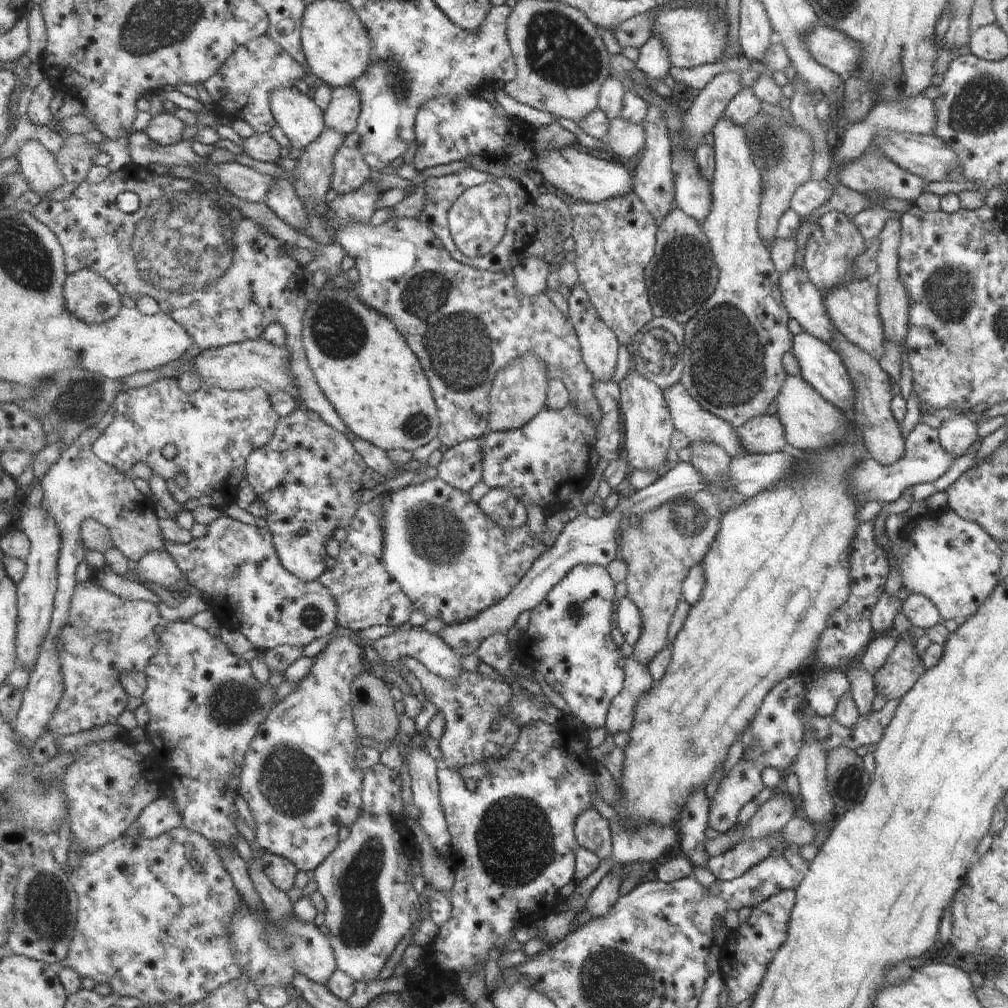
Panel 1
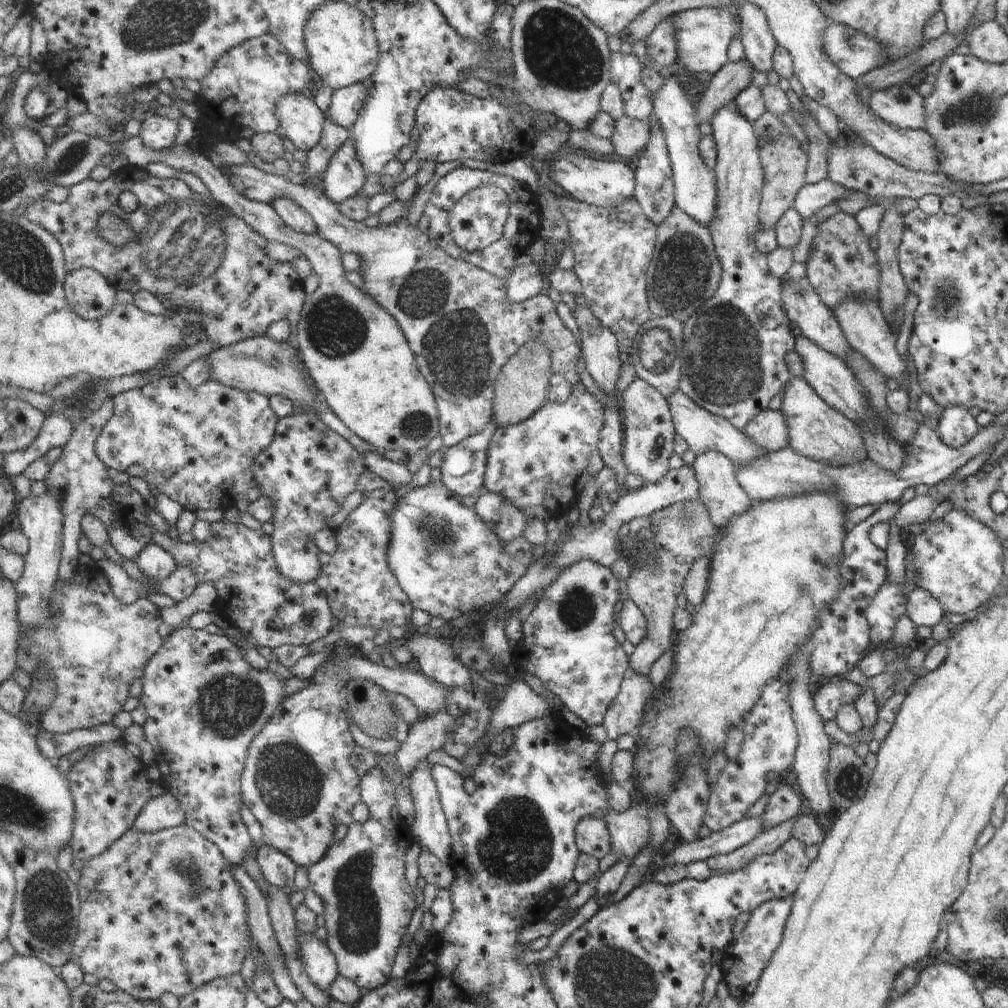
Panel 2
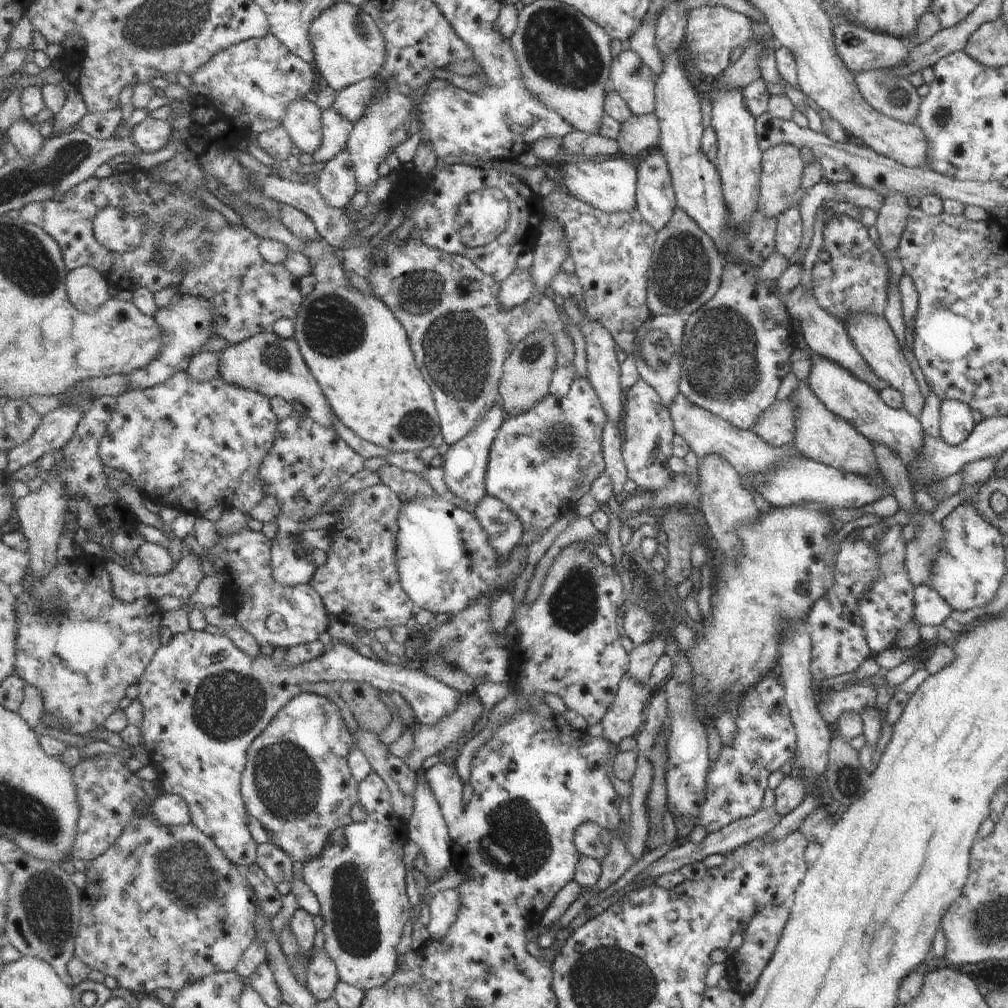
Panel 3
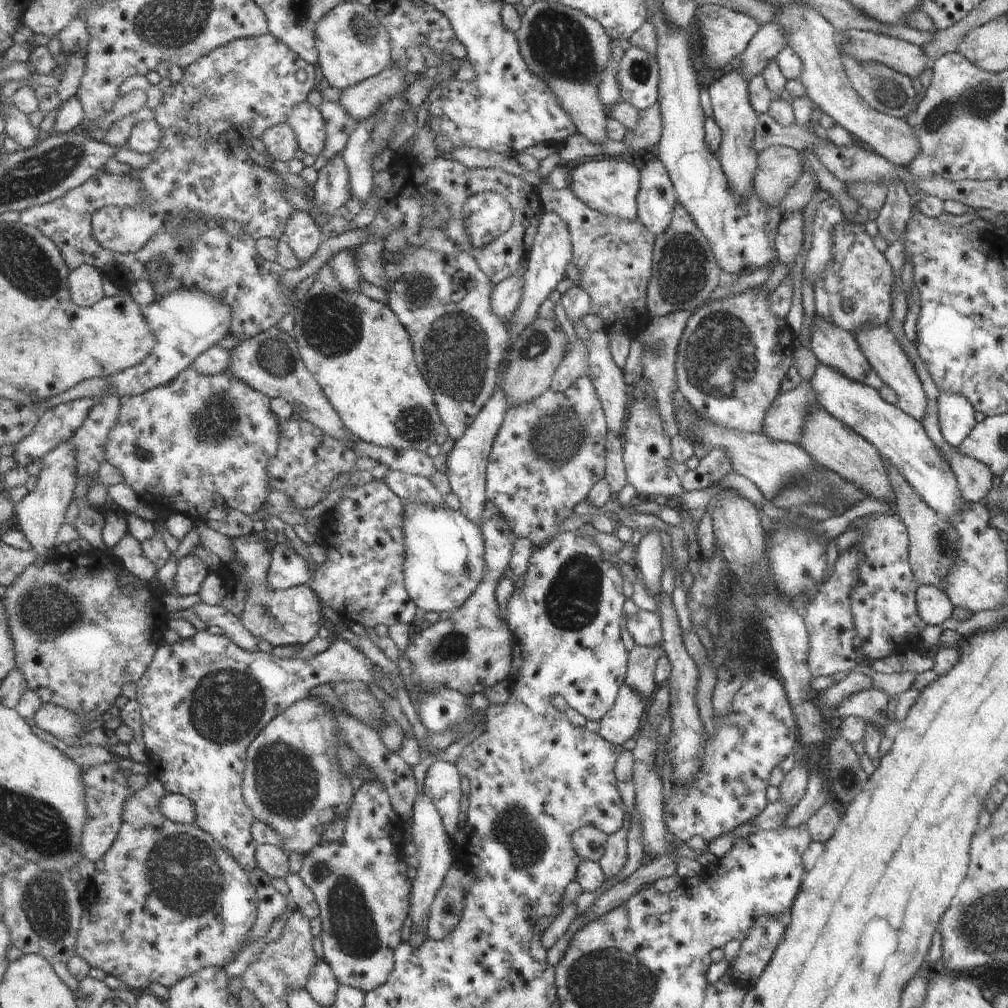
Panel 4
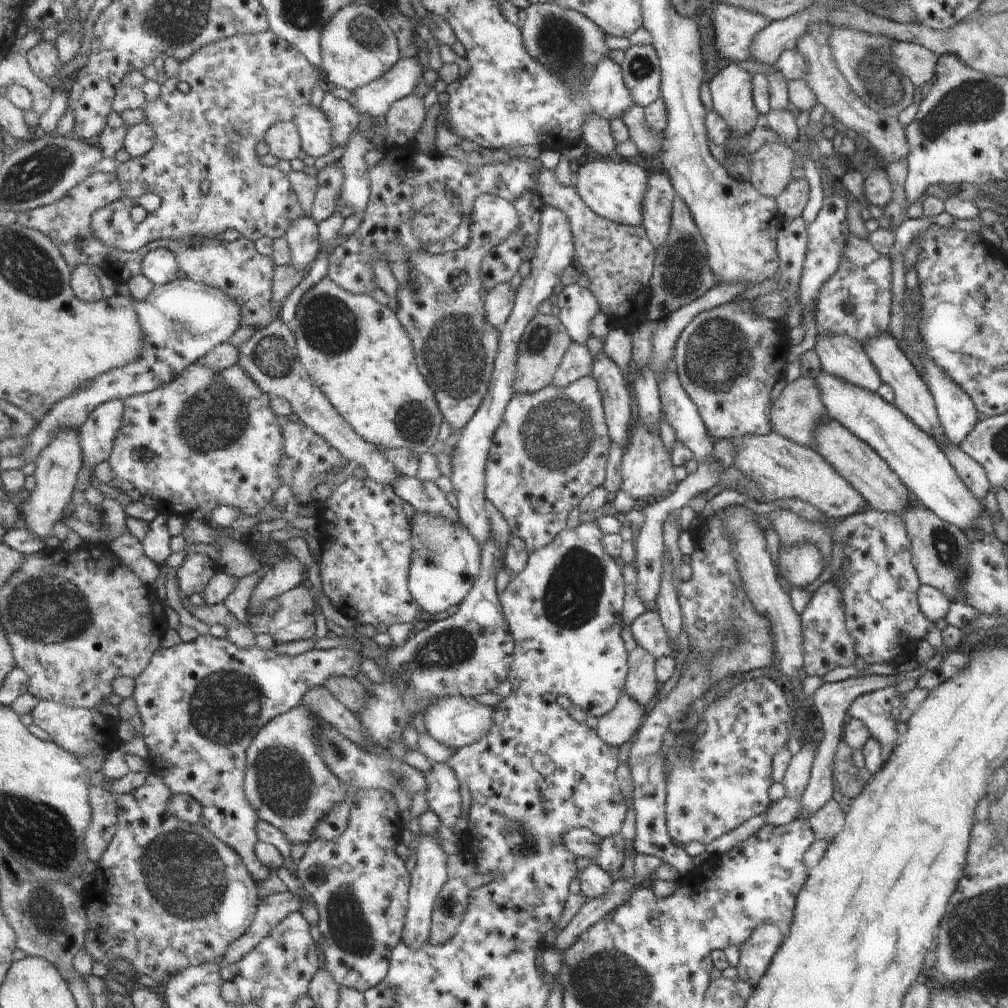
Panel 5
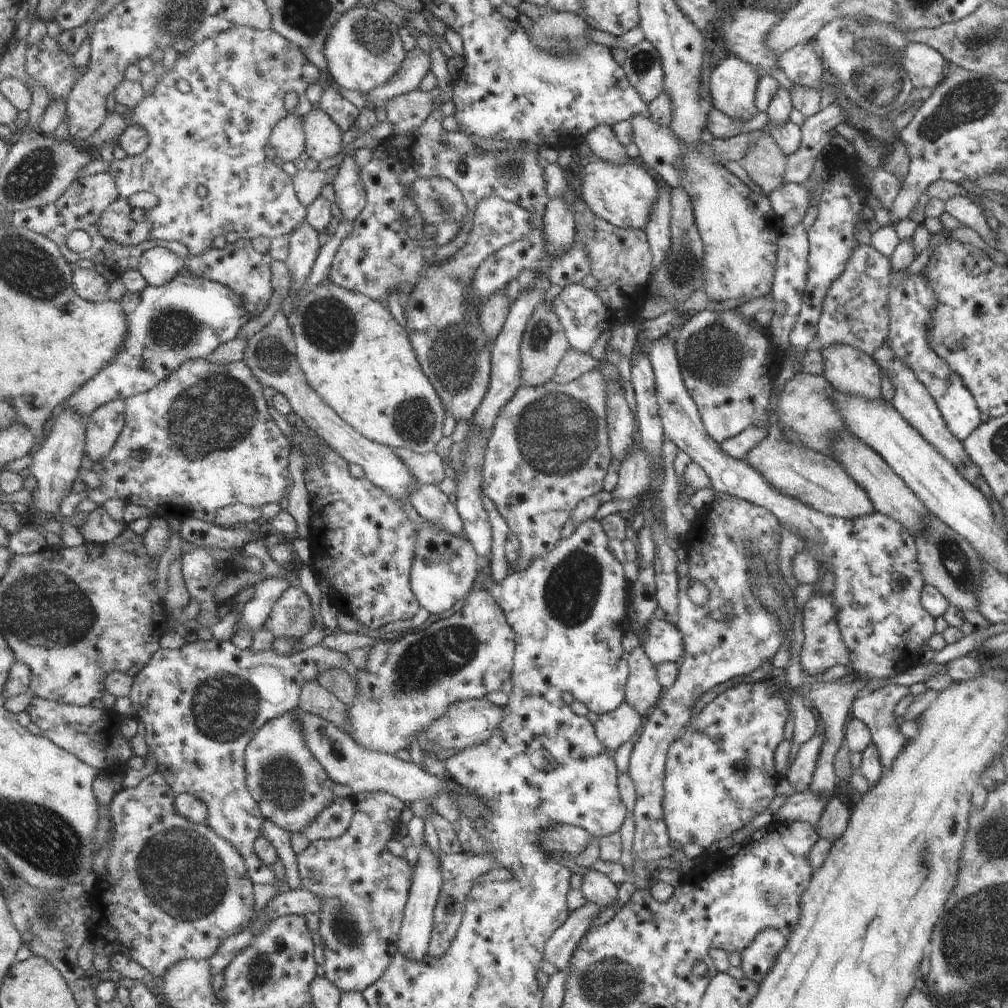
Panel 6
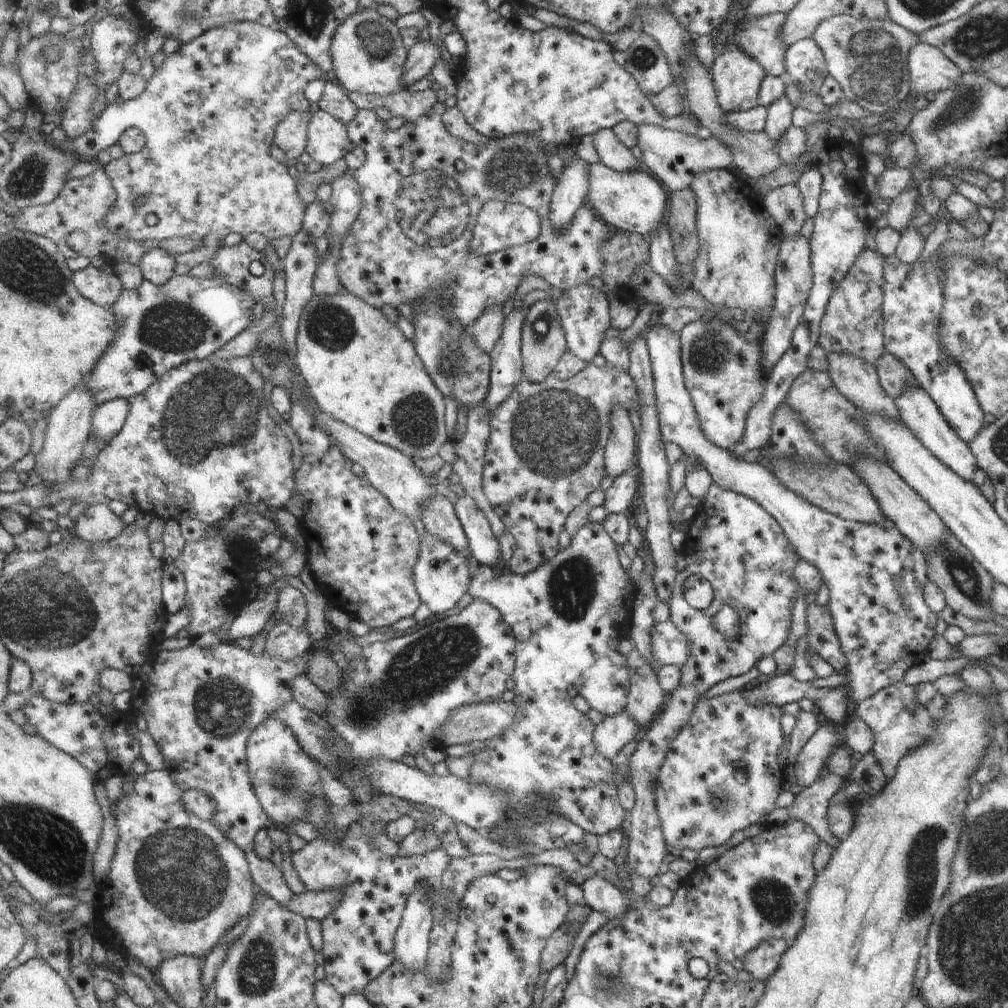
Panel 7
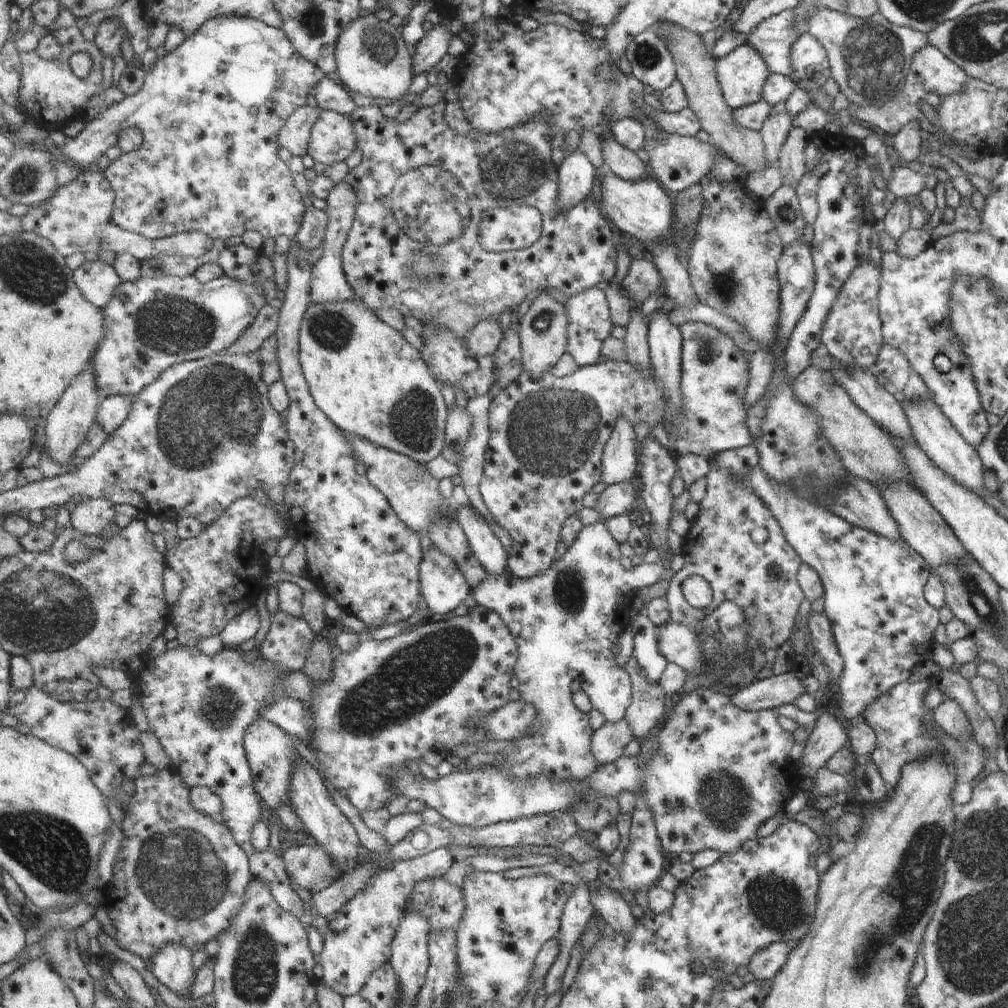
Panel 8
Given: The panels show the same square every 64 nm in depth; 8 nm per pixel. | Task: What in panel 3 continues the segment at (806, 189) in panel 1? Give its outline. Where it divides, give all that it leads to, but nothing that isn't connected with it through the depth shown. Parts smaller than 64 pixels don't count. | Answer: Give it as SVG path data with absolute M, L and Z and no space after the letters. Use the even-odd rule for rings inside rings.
M823 179L815 186L803 190L801 200L795 206L802 222L802 239L797 251L799 256L804 257L807 248L809 248L809 240L813 234L813 216L821 208L821 204L825 204L825 202L850 202L859 209L869 208L869 210L877 212L884 203L884 196L877 194L875 190L863 188L863 186L855 186L848 182L829 184Z

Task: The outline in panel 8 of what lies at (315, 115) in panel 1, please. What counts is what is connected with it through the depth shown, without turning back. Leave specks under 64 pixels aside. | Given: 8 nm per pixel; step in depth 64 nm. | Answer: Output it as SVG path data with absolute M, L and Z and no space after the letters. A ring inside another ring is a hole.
M322 110L312 131L308 155L327 167L342 165L357 150L358 143L351 116Z

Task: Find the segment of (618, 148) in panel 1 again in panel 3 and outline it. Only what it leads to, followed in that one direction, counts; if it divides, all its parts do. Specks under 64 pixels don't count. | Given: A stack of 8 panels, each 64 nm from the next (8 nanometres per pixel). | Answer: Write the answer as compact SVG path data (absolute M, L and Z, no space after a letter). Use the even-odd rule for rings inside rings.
M655 113L633 115L625 124L621 123L621 132L617 138L617 146L621 155L637 156L643 150L658 148L661 140L661 122Z

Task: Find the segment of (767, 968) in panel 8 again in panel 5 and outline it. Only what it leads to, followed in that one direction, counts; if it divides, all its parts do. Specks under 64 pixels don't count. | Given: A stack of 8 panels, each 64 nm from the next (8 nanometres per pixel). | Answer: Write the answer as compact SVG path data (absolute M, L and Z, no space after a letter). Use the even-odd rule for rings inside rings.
M775 924L755 926L750 938L738 948L737 969L740 979L754 987L771 962L784 936Z

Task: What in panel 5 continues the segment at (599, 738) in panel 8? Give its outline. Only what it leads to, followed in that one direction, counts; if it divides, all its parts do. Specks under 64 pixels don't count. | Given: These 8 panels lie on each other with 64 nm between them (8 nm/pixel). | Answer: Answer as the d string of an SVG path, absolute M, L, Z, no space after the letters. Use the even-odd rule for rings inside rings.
M623 692L618 705L605 716L598 719L596 730L603 742L609 746L623 746L625 742L633 741L648 713L635 698L629 696L629 692Z

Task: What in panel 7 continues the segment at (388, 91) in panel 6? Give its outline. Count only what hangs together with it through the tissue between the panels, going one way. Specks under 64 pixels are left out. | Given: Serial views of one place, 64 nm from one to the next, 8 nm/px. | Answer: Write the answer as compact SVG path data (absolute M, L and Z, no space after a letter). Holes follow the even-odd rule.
M430 39L420 40L416 46L409 48L409 52L411 58L407 62L404 79L406 88L430 75L441 59L441 48Z

